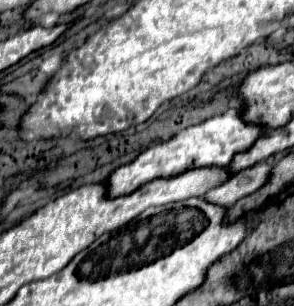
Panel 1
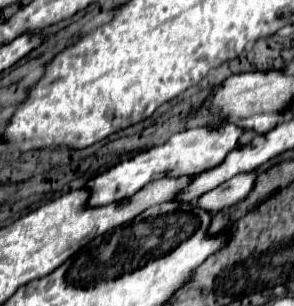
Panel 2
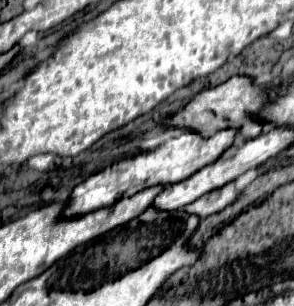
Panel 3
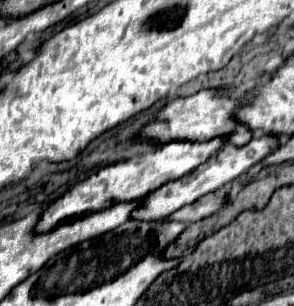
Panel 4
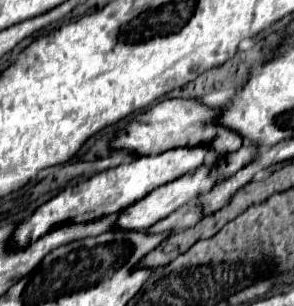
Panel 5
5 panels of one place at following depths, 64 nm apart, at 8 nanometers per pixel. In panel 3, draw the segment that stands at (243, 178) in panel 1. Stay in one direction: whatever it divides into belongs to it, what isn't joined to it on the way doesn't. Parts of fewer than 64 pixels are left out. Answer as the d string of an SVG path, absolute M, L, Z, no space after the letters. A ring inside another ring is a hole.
M230 182L230 184L222 186L222 188L206 192L202 198L188 204L184 210L192 212L192 214L196 214L200 218L206 218L206 216L212 216L212 214L220 212L222 208L232 204L236 198L238 198L238 192L234 190L234 182Z

